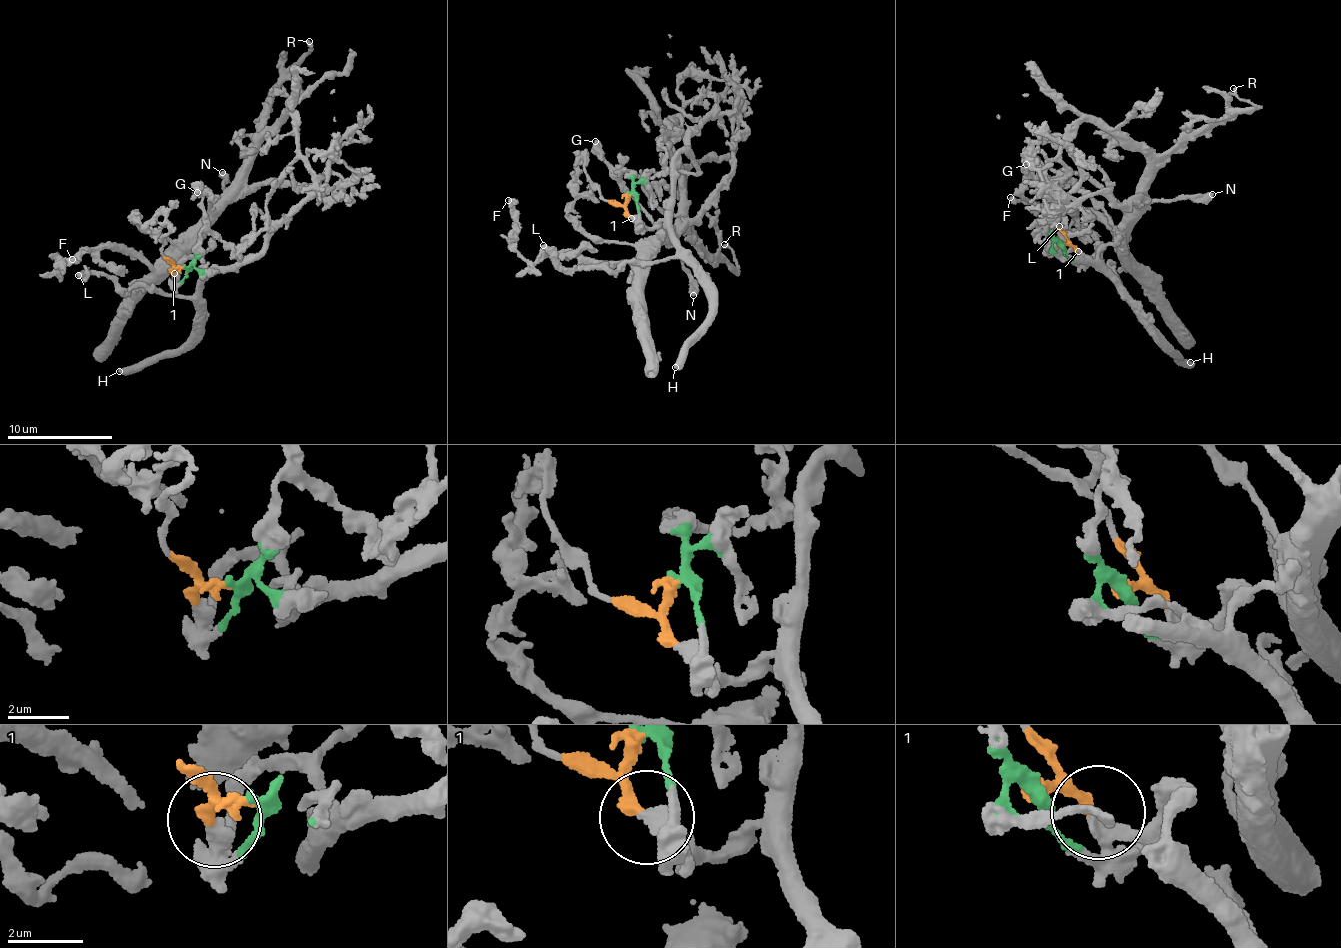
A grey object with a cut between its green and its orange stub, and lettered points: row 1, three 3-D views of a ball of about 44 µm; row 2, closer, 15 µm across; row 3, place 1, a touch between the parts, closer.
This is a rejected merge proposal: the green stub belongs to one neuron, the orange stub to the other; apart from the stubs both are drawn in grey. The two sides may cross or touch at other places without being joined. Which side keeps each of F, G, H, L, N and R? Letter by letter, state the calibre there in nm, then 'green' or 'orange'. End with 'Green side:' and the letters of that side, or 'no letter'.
F: 380 nm | green
G: 440 nm | green
H: 460 nm | orange
L: 380 nm | orange
N: 480 nm | green
R: 240 nm | green
Green side: F, G, N, R

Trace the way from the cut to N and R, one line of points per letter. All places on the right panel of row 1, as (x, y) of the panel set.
N: (1059, 243), (1052, 231), (1056, 189), (1076, 173), (1084, 173), (1126, 209), (1213, 193)
R: (1059, 243), (1052, 231), (1061, 183), (1084, 173), (1127, 210), (1134, 205), (1148, 167), (1254, 106), (1232, 89)

